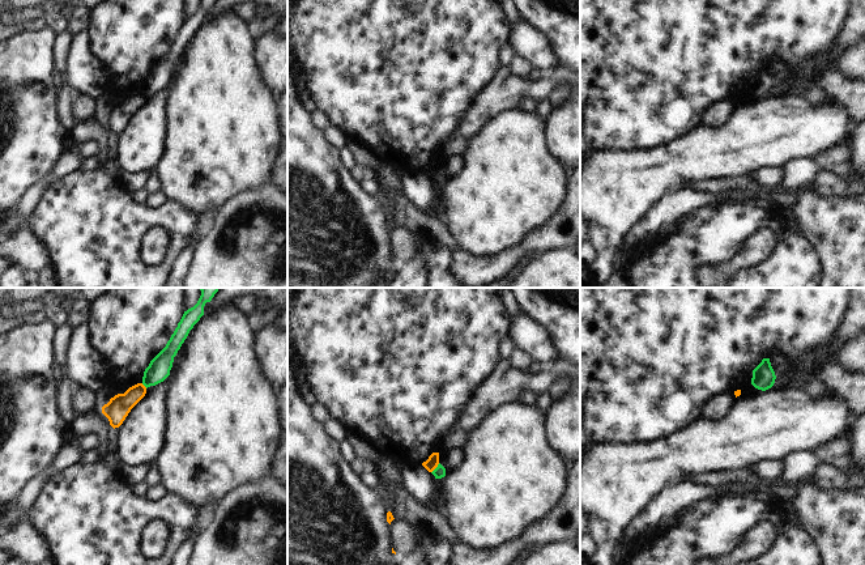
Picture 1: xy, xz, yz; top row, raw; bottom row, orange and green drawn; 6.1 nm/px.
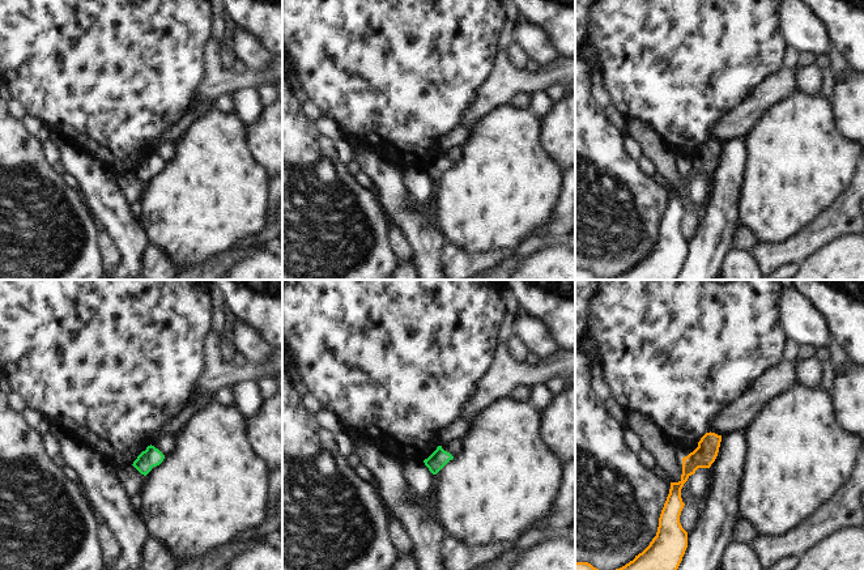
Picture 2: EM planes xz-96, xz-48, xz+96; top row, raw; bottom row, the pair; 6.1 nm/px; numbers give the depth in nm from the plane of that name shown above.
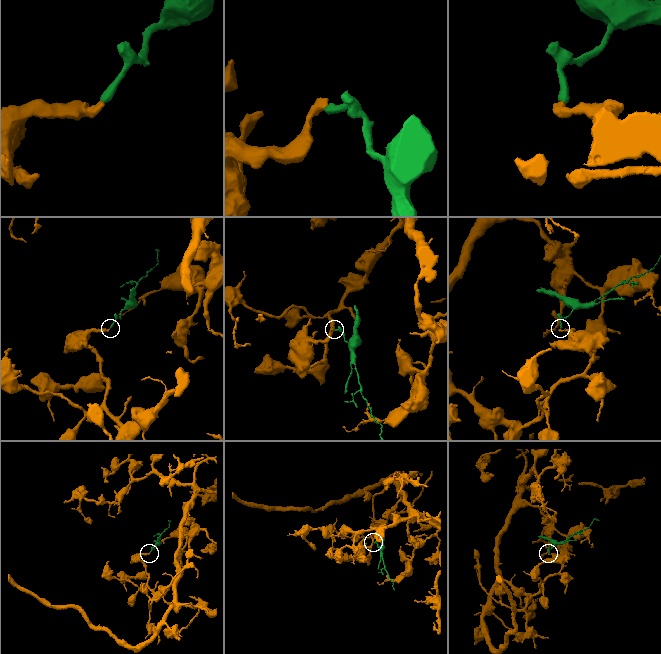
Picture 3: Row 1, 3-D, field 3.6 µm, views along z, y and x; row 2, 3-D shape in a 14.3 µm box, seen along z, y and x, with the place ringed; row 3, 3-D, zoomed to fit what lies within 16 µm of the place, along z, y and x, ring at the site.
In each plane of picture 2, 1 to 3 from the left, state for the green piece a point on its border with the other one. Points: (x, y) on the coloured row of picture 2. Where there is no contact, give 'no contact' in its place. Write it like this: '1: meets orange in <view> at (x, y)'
1: no contact
2: no contact
3: no contact

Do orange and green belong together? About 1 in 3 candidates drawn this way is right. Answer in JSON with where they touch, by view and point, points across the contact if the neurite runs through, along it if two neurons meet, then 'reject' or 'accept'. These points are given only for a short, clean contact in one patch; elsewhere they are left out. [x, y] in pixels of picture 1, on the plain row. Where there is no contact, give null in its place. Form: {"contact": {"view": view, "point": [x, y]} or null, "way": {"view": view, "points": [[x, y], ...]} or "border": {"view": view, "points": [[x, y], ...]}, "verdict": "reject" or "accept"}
{"contact": {"view": "xz", "point": [435, 174]}, "border": {"view": "xz", "points": [[439, 170], [431, 179]]}, "verdict": "reject"}

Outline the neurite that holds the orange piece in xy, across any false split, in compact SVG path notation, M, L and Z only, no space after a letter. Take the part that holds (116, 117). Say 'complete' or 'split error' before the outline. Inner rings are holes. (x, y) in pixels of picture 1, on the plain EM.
complete; M137 90L129 94L124 101L118 101L102 114L102 120L108 126L110 132L119 135L131 116L145 103L146 94Z

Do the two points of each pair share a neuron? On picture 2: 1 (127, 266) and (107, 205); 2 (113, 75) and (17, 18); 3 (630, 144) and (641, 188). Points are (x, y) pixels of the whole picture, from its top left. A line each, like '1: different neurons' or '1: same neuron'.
1: same neuron
2: same neuron
3: different neurons

